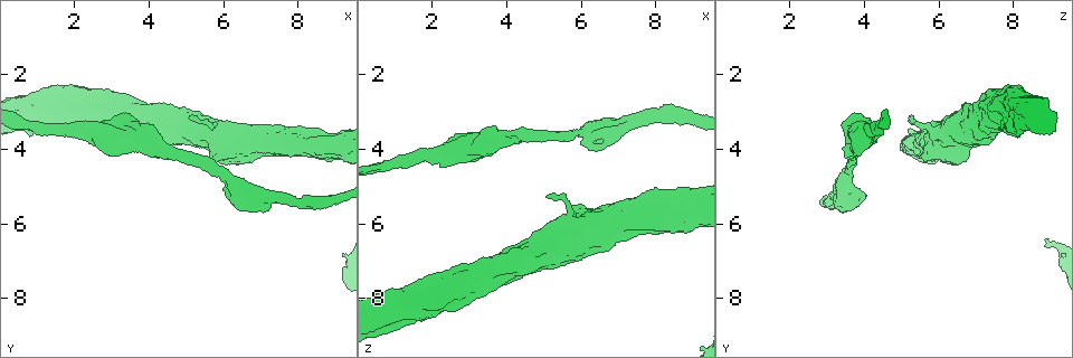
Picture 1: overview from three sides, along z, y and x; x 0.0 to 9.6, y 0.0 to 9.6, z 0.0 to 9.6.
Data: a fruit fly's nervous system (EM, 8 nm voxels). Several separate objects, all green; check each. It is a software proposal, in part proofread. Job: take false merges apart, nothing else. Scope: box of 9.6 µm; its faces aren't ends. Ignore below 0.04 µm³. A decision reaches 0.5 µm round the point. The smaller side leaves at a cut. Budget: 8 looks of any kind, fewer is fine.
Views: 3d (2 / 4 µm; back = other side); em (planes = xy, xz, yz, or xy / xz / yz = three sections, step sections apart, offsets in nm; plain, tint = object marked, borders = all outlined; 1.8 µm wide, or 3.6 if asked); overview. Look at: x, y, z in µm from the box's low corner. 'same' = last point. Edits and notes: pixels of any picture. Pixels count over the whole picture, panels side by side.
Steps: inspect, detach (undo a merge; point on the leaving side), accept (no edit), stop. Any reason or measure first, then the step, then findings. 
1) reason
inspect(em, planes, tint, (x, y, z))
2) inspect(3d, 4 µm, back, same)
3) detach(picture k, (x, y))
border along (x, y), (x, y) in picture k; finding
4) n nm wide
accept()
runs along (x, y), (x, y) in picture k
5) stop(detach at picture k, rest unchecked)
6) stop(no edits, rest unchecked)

calibre changes
inspect(3d, 4 µm, (2.25, 2.80, 7.80))

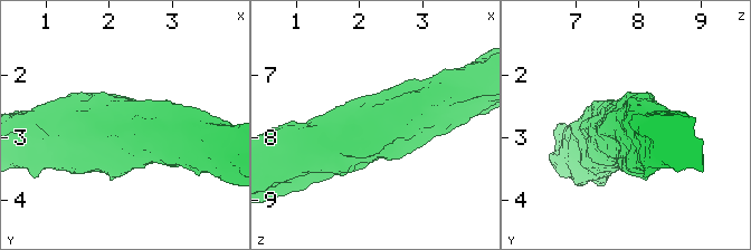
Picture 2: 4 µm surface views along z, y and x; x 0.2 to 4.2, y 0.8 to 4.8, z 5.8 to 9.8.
need the tissue
inspect(em, 3.6 µm, xz, step 16, tint, (2.25, 2.90, 7.85))

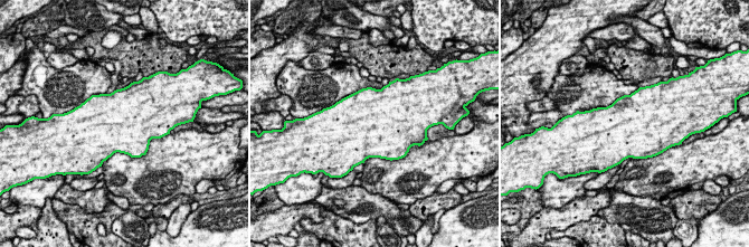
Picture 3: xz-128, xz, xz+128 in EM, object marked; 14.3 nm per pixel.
inspect(em, 3.6 µm, planes, tint, same)

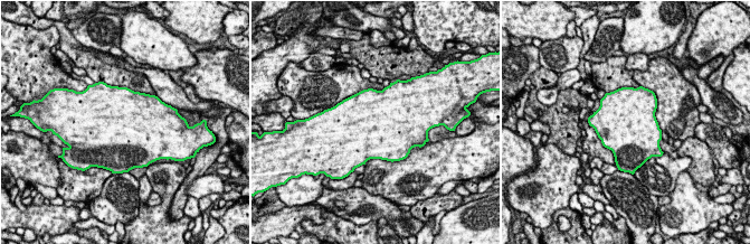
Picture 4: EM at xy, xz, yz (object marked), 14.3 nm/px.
accept()
all the same neuron

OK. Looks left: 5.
arms part here
inspect(em, yz, step 16, borders, (6.35, 5.00, 3.45))

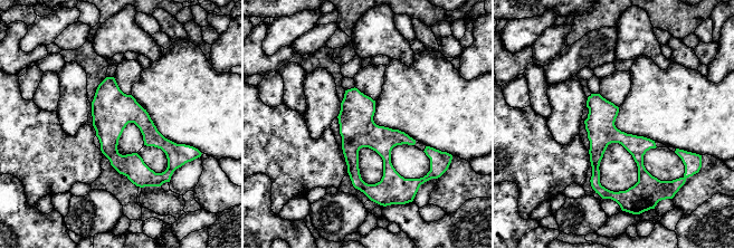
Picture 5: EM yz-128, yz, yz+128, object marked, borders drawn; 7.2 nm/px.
cut it another way
inspect(em, planes, borders, same)

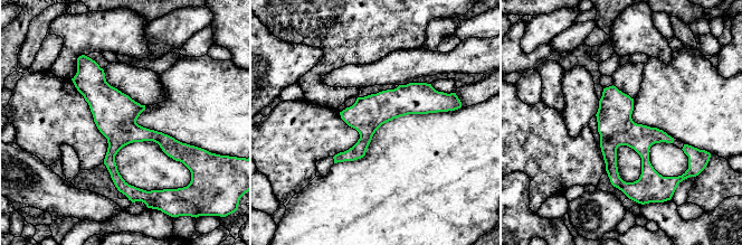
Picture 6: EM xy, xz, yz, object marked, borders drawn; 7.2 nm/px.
240 nm wide
accept()
continuous, no second neuron

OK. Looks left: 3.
thick turns thin
inspect(3d, 4 µm, (5.65, 3.55, 6.25))

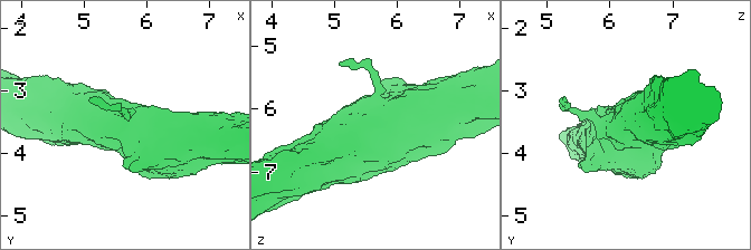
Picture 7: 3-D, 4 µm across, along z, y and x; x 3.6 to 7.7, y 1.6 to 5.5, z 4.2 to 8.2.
need the tissue
inspect(em, 3.6 µm, xz, step 16, tint, (5.65, 3.60, 6.30))

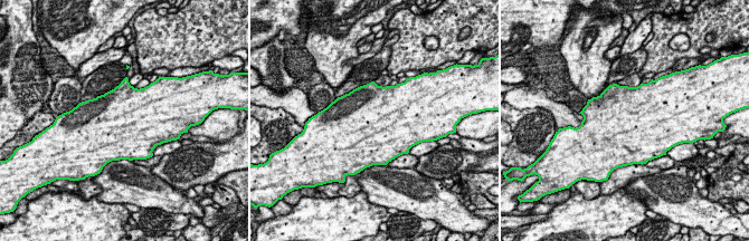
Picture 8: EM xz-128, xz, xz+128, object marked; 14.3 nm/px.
inspect(em, 3.6 µm, planes, tint, same)

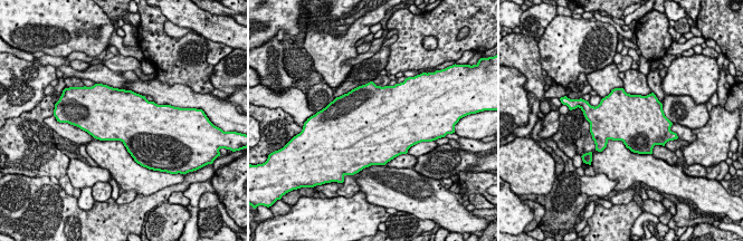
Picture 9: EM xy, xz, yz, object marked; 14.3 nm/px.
accept()
all the same neuron

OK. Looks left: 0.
stop(no edits, rest unchecked)

